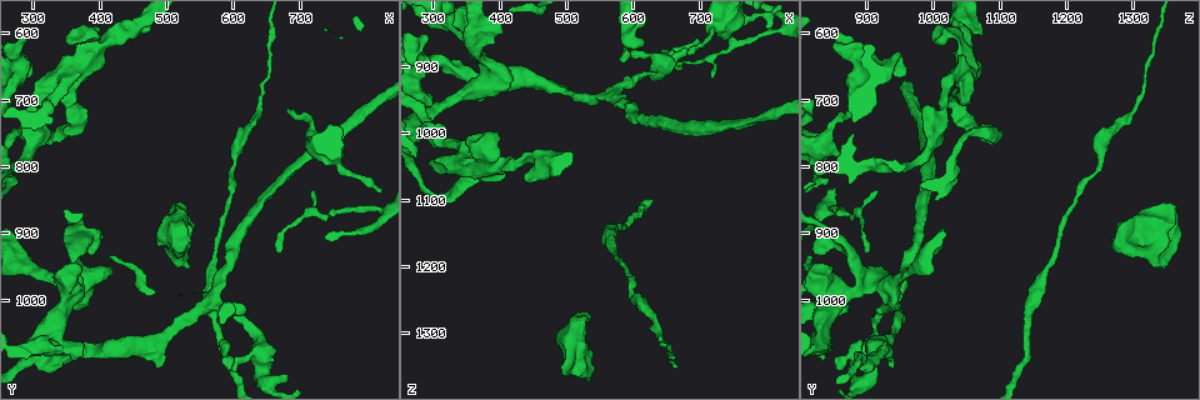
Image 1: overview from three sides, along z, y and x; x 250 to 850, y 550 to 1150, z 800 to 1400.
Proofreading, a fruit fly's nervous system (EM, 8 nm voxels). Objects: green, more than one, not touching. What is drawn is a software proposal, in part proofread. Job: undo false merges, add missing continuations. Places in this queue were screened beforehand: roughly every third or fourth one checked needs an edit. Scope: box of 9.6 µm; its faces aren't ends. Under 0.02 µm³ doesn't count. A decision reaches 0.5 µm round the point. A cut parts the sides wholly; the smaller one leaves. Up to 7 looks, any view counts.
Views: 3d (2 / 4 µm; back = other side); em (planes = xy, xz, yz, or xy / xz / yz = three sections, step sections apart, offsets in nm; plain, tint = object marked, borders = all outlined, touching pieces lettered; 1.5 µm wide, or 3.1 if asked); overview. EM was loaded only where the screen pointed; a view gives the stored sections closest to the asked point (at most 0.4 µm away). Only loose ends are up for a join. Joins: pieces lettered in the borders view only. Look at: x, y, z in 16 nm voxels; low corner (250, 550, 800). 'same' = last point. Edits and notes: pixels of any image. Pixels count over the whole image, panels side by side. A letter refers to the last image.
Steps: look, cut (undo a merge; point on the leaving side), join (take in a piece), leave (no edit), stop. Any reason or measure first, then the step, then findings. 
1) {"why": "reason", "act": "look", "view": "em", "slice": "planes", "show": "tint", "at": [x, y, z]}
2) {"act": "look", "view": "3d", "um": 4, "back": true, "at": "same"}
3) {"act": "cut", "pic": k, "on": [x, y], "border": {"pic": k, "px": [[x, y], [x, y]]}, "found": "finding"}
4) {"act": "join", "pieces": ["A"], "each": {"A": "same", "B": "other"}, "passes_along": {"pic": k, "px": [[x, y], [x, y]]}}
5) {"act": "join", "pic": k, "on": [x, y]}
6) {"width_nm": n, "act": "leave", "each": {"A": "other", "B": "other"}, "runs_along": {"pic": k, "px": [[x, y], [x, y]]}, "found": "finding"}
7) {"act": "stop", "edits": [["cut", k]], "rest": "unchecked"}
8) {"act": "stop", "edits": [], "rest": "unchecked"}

{"why": "branch stops here", "act": "look", "view": "em", "slice": "yz", "step": 8, "show": "borders", "at": [490, 1105, 940]}

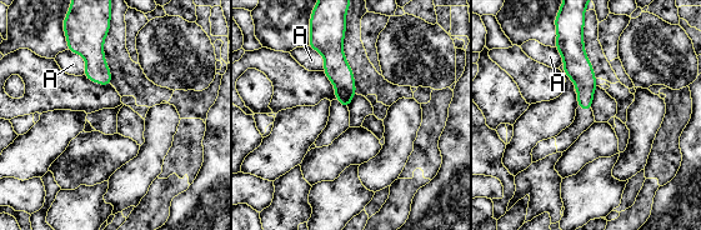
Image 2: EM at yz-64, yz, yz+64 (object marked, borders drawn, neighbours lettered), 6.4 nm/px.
{"act": "leave", "each": {"A": "other"}, "border": {"pic": 2, "px": [[68, 49], [84, 59], [84, 74]]}, "found": "no lettered piece goes on from it"}

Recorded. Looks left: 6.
{"why": "calibre changes", "act": "look", "view": "em", "slice": "planes", "show": "borders", "at": [385, 1080, 930]}

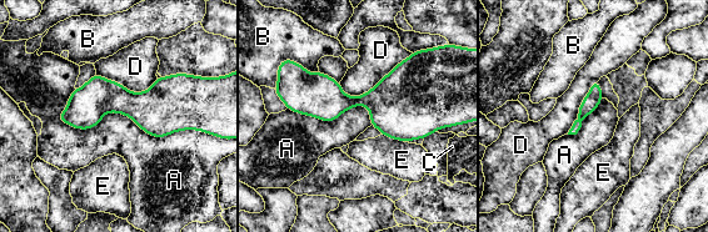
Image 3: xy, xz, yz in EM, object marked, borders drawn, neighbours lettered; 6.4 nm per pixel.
{"width_nm": 100, "act": "leave", "each": {"A": "other", "B": "other", "C": "other", "D": "other", "E": "other"}, "found": "all the same neuron"}

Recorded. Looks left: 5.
{"why": "sudden change in width", "act": "look", "view": "3d", "um": 2, "at": [570, 965, 1160]}

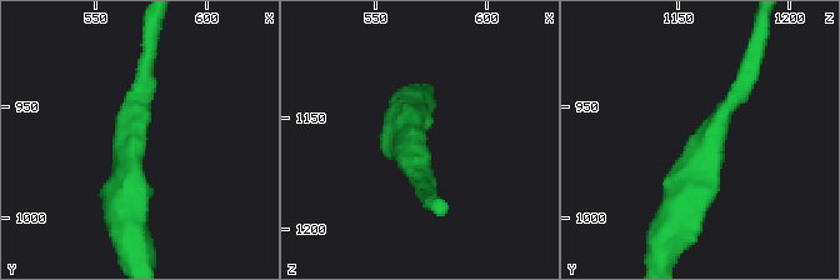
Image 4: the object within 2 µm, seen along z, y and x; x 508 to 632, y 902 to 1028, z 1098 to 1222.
{"why": "need the tissue", "act": "look", "view": "em", "slice": "yz", "step": 8, "show": "tint", "at": [567, 963, 1165]}

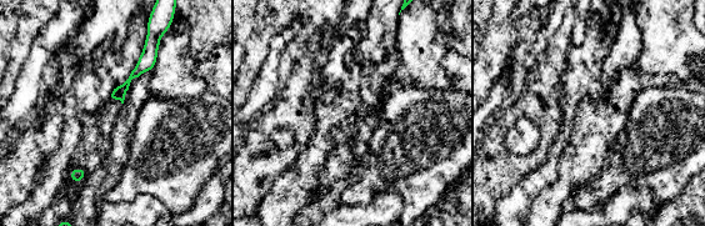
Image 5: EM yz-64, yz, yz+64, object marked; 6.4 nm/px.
{"act": "look", "view": "em", "slice": "planes", "show": "borders", "at": "same"}

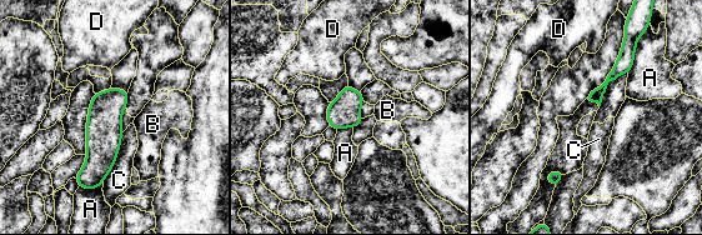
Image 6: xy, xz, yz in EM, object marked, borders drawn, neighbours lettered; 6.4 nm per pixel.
{"act": "leave", "each": {"A": "other", "B": "other", "C": "other", "D": "other"}, "found": "all the same neuron"}

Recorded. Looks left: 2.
{"act": "stop", "edits": [], "rest": "unchecked"}

